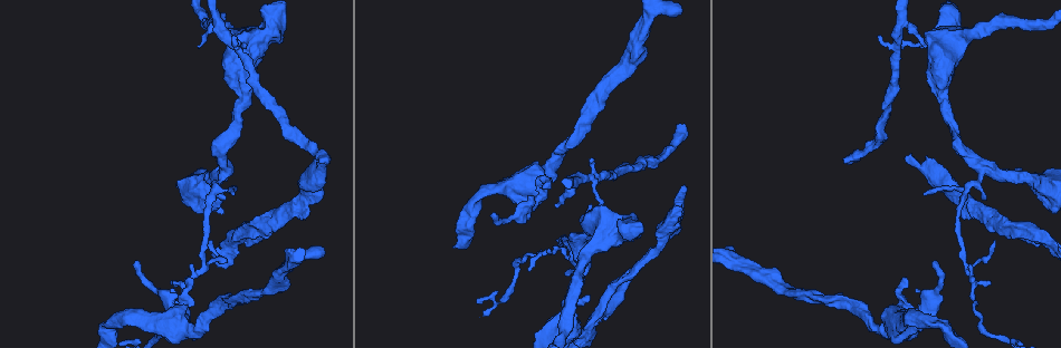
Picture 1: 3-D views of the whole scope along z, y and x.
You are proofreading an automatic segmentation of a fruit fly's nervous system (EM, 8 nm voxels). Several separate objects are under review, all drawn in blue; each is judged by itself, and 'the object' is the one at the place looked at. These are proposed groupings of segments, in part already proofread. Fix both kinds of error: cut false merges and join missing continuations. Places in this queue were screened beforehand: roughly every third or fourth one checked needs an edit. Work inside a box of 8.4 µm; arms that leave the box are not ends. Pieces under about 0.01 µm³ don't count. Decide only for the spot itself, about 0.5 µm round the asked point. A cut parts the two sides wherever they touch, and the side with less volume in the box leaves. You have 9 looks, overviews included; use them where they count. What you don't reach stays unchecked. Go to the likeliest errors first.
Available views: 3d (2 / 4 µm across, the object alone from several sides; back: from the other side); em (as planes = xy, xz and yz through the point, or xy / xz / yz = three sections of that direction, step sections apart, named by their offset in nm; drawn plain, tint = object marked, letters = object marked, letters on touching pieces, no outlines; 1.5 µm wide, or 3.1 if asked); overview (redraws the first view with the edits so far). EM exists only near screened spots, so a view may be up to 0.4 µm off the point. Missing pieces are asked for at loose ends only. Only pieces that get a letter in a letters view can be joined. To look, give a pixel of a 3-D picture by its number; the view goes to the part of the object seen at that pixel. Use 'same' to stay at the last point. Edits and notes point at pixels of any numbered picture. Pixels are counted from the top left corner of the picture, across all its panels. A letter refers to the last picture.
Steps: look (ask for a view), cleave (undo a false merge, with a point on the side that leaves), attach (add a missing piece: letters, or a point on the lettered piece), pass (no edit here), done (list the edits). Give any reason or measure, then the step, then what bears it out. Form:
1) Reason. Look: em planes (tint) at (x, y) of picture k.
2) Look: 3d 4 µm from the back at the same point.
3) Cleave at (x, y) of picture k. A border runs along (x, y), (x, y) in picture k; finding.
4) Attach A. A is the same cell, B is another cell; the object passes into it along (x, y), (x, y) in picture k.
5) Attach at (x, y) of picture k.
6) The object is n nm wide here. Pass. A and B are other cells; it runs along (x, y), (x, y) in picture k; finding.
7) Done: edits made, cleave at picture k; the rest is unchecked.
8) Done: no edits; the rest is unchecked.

Look: 3d 2 µm at (912, 157) of picture 1.

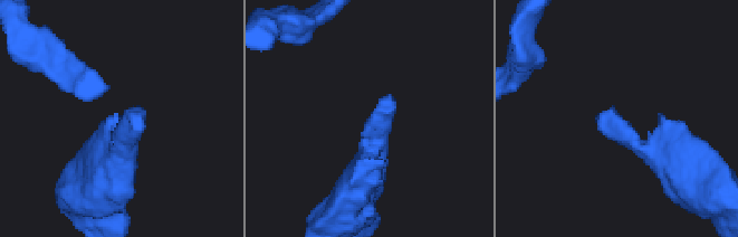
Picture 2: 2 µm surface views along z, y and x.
Look: em planes (tint) at (612, 115) of picture 2.

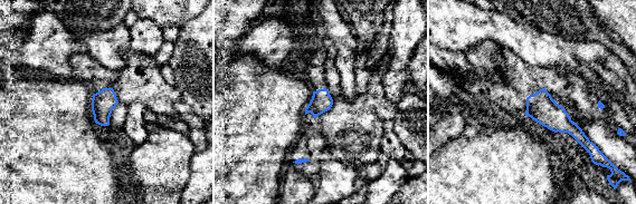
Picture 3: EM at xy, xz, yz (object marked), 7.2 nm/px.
Look: em planes (letters) at the same point.

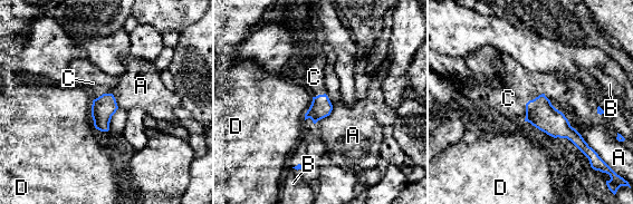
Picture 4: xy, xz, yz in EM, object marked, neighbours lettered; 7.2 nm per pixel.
The object is 150 nm wide here. Attach C. C is the same cell, A, B and D are other cells; the object passes into it along (539, 112), (526, 104), (508, 98) in picture 4; it goes on there.

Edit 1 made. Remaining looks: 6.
Redraw. Look: overview.

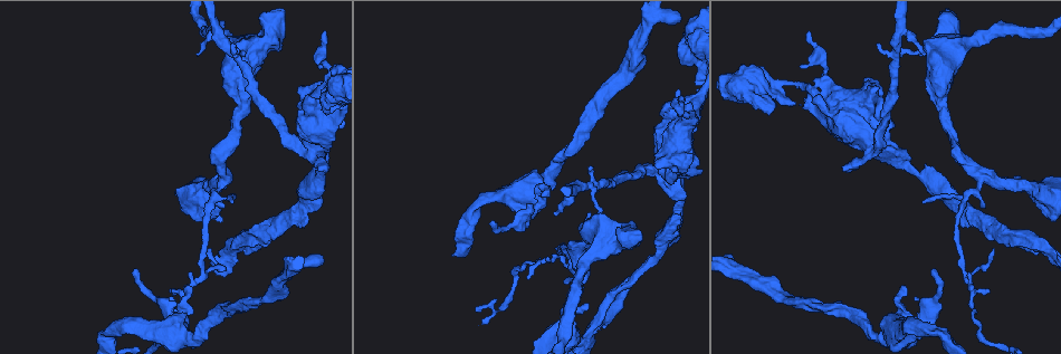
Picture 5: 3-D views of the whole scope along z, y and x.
Free end. Look: 3d 4 µm at (682, 95) of picture 5.

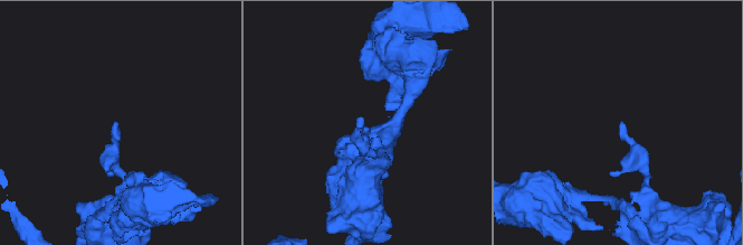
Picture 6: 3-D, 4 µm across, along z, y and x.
Now the EM. Look: em xz step 4 (letters) at (365, 126) of picture 6.

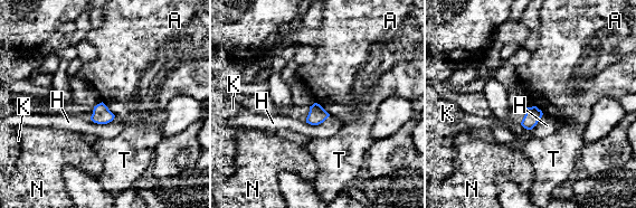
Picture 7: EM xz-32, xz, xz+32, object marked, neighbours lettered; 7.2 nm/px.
Look: em planes (letters) at the same point.

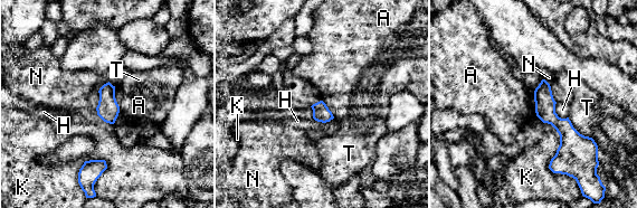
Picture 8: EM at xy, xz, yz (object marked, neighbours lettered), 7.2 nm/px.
The object is 130 nm wide here. Pass. A, H, K, N and T are other cells; none of them fits.

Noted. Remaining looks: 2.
Look: em planes (plain) at (291, 213) of picture 5.

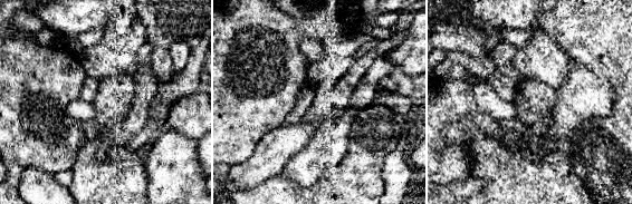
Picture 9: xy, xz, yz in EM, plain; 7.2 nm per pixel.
What lies round it. Look: em planes (letters) at the same point.

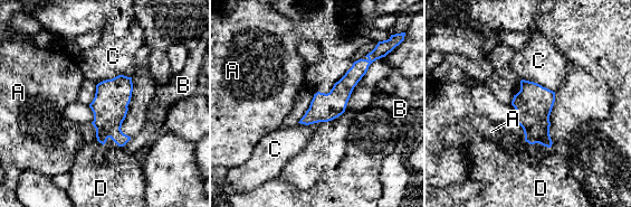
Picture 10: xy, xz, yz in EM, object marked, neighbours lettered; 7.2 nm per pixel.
The longest contact is with C, 260 nm. Pass. A, B, C and D are other cells; a border runs along (131, 76), (116, 75), (97, 84) in picture 10; continuous, no second neuron.

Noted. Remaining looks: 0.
Done: edits made, attach at picture 4; the rest is unchecked.

